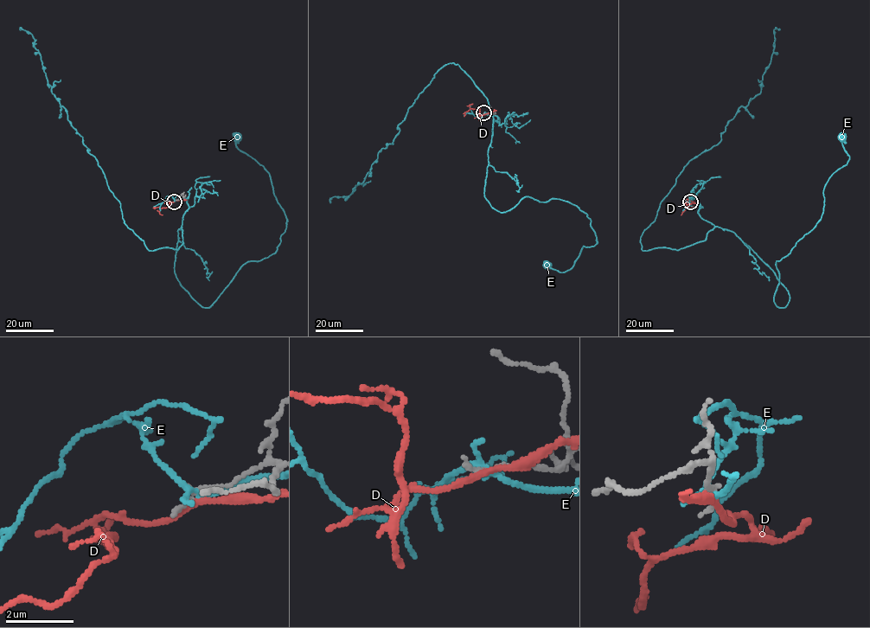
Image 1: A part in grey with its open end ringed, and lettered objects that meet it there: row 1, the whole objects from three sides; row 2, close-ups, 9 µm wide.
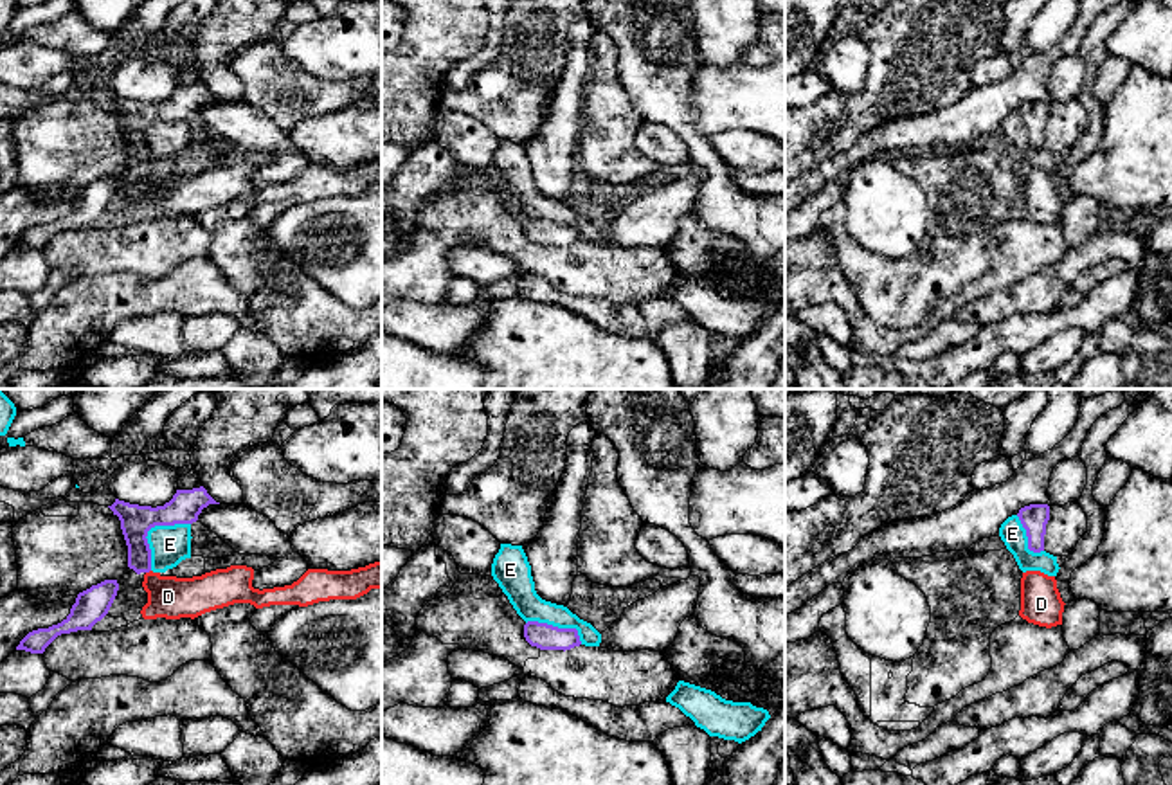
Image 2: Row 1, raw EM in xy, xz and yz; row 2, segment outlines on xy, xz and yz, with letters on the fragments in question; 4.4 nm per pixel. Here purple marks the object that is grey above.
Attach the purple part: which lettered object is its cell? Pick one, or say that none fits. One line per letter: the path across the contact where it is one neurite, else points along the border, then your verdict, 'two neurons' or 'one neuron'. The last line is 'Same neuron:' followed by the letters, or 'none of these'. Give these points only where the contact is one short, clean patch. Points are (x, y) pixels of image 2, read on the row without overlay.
D: along xy (150, 166), (146, 170) | two neurons
E: along xy (189, 119), (155, 121), (148, 128), (150, 166) | two neurons
Same neuron: none of these

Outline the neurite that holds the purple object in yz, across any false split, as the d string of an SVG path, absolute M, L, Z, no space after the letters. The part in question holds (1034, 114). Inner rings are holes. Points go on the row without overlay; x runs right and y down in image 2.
M1030 101L1021 104L1017 113L1023 124L1026 126L1028 146L1033 149L1044 148L1044 131L1046 131L1046 121L1050 117L1050 103Z

